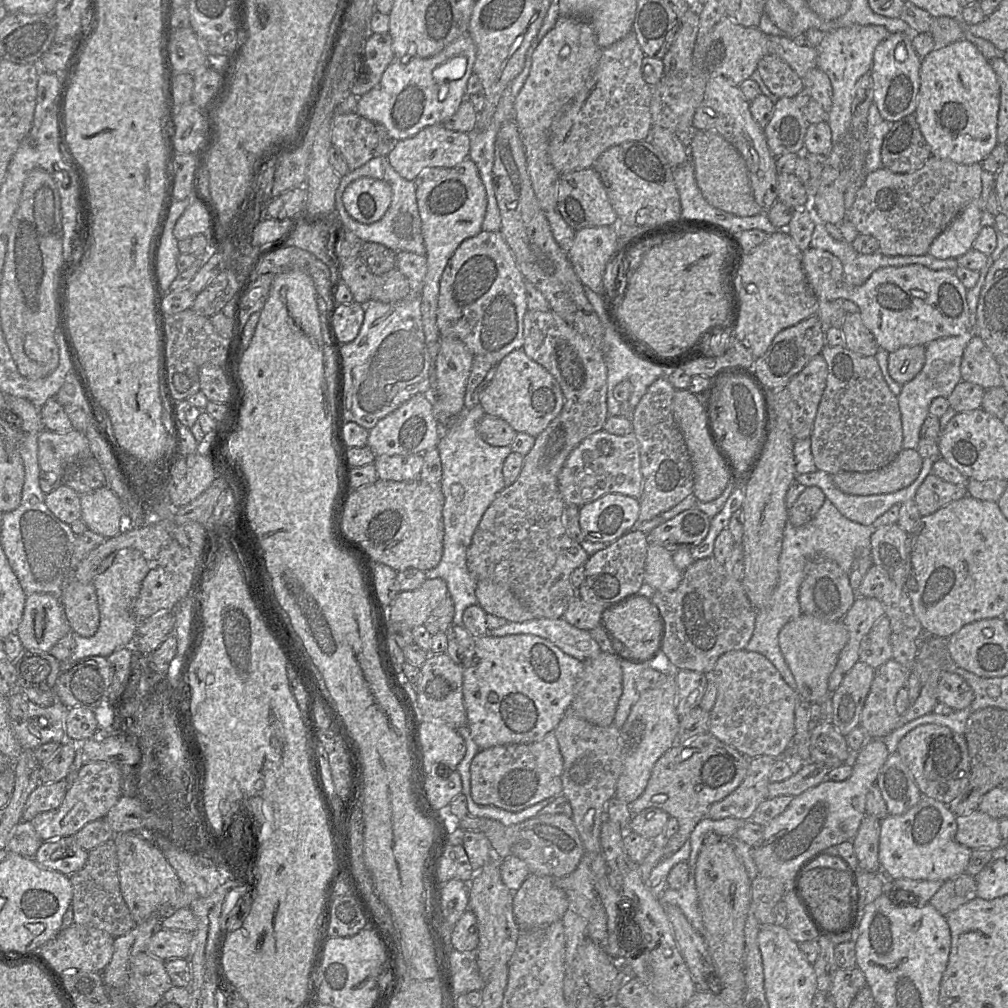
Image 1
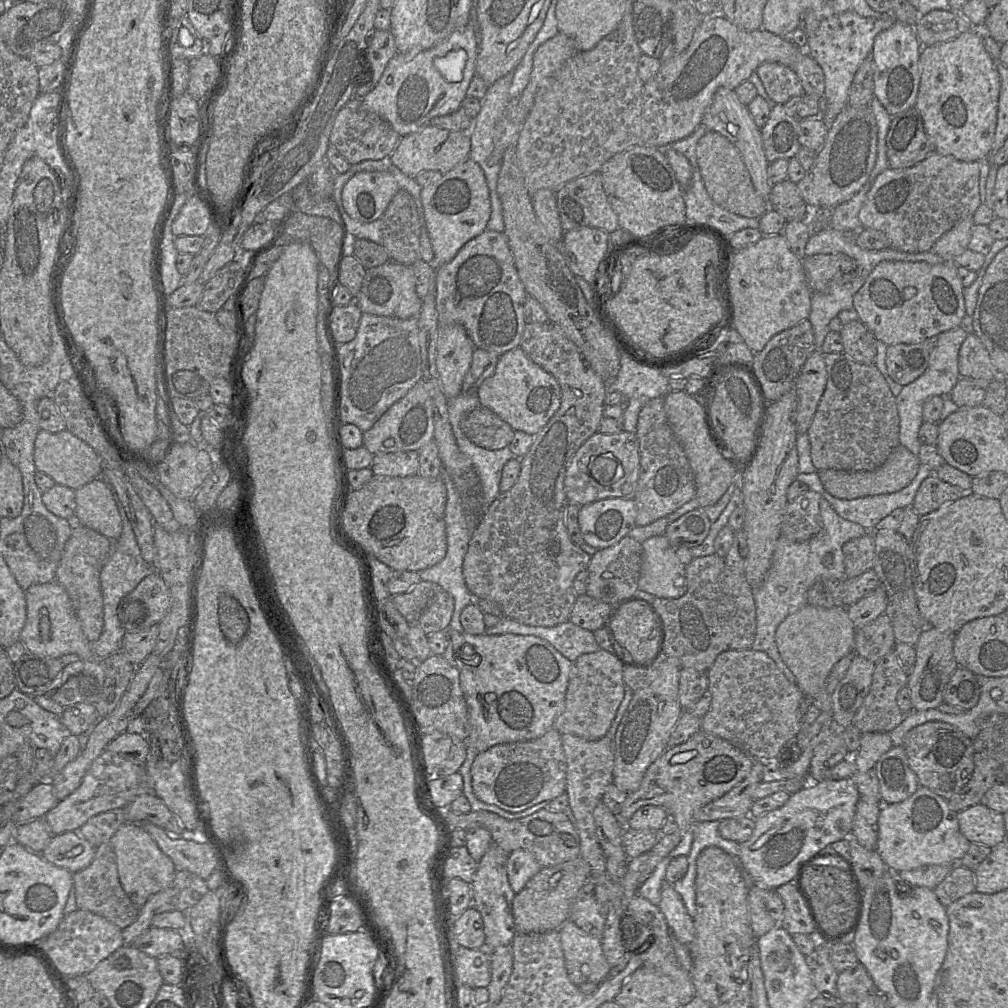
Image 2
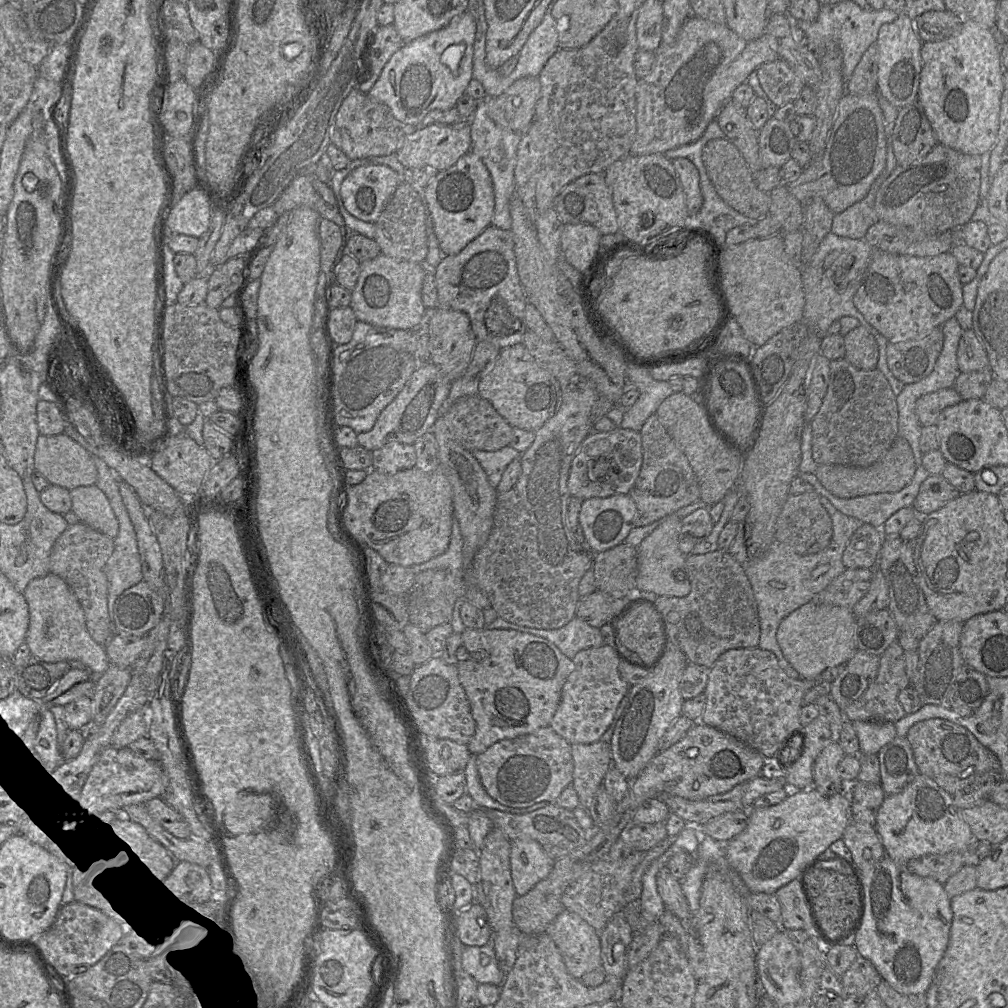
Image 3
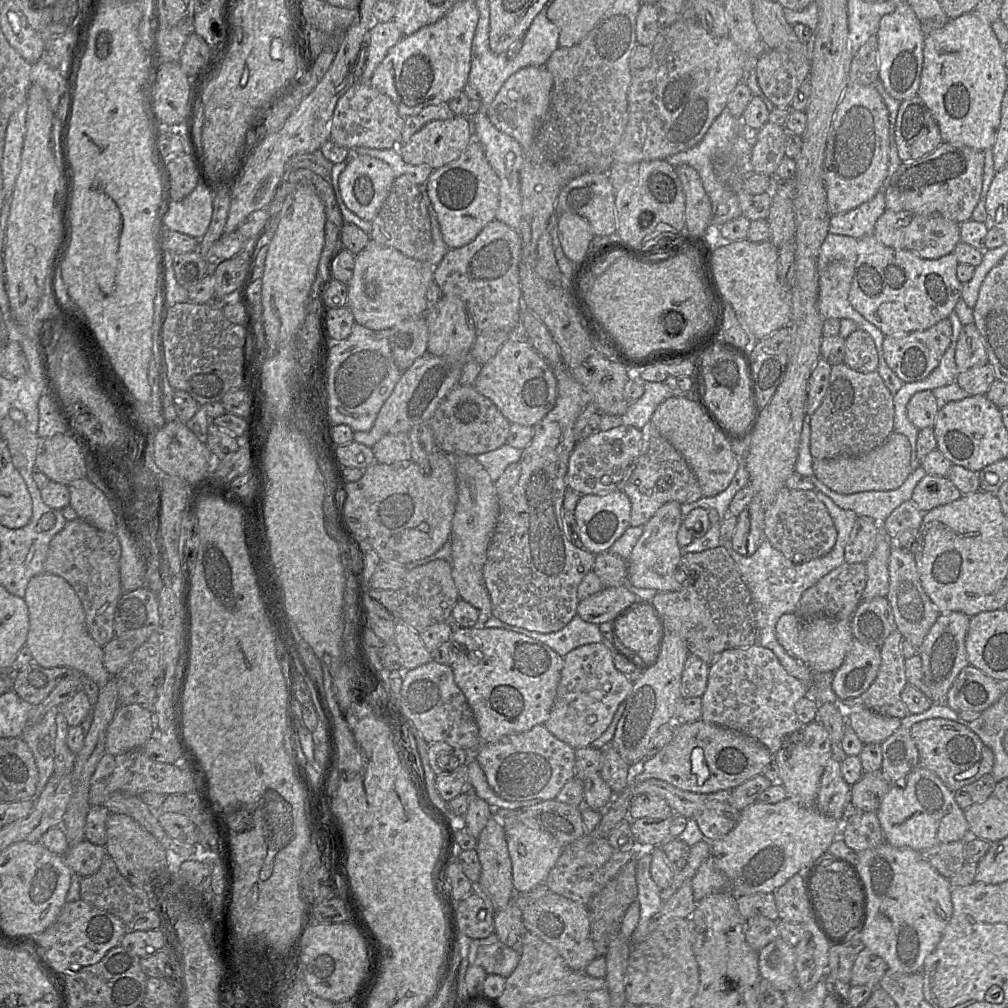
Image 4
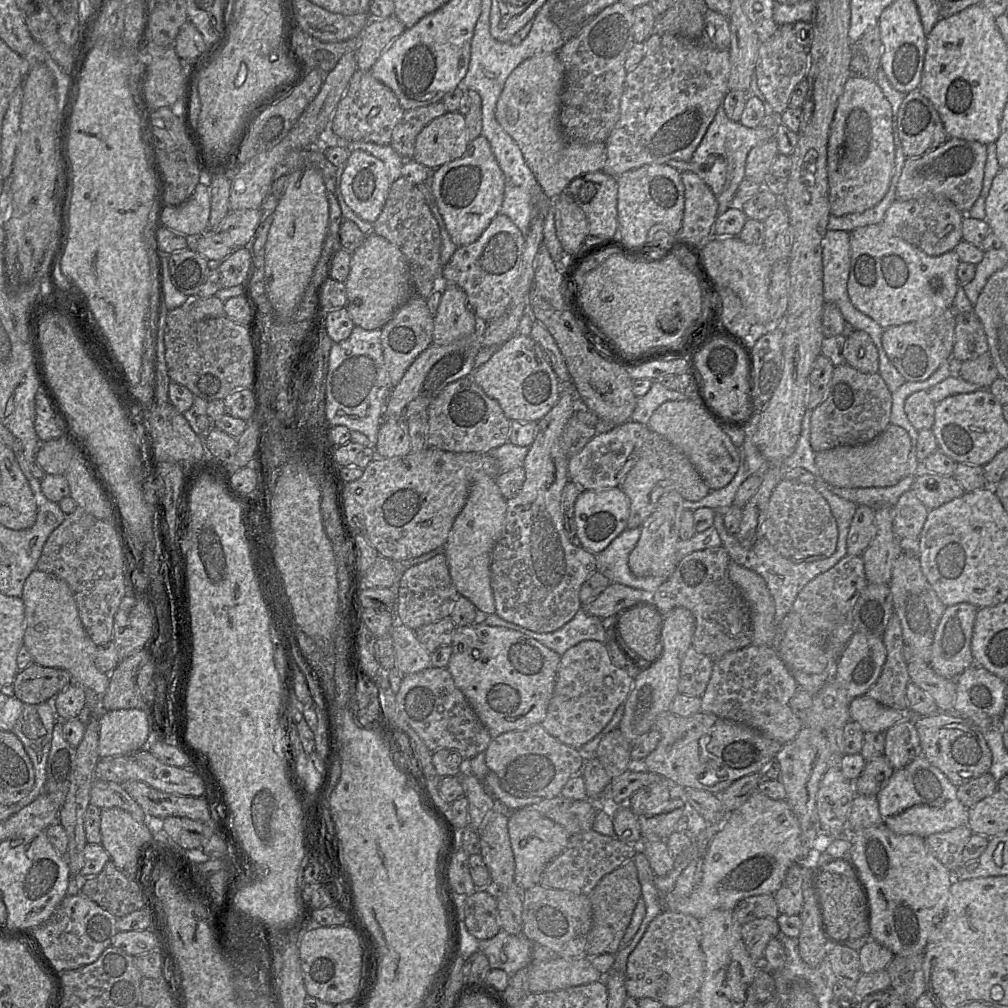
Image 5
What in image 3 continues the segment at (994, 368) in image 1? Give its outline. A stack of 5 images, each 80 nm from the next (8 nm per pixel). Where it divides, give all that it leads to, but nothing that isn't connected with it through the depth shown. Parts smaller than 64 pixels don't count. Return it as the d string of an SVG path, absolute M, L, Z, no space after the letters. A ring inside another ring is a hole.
M973 328L962 333L957 350L957 364L960 372L990 369L986 350Z

